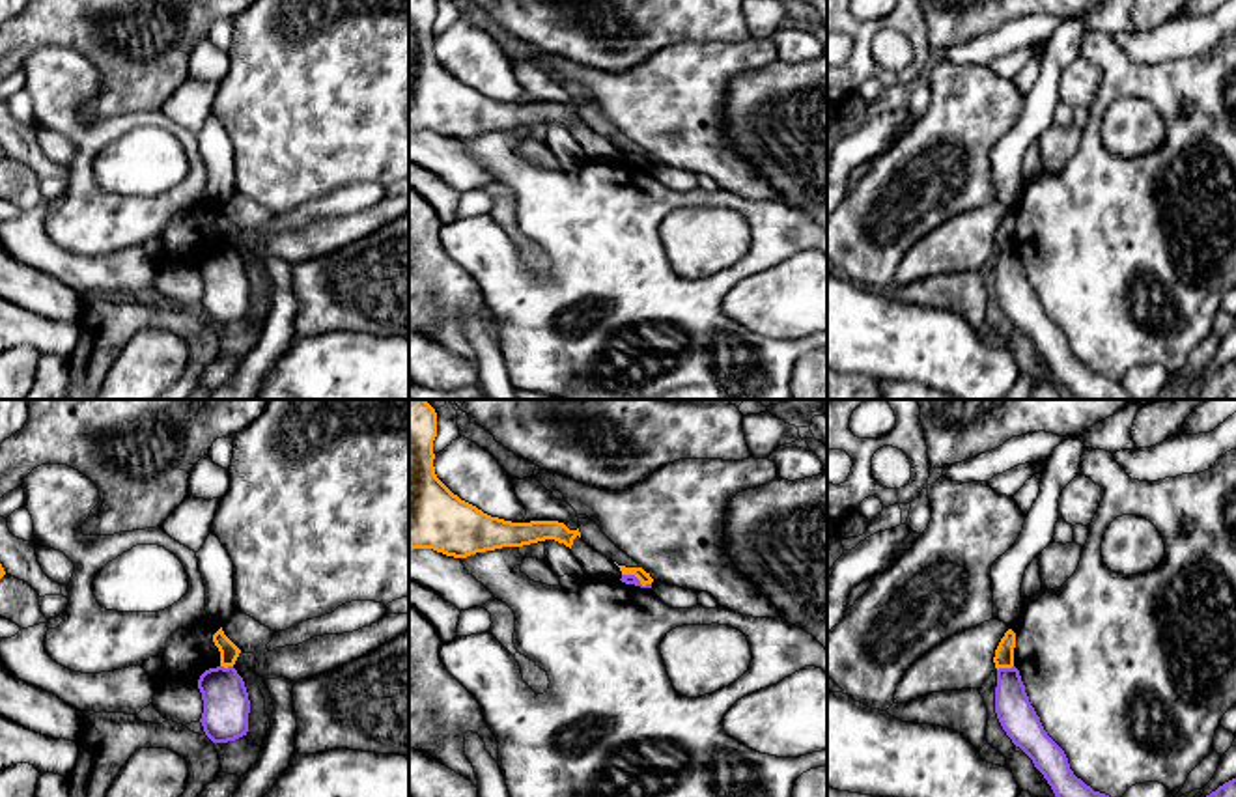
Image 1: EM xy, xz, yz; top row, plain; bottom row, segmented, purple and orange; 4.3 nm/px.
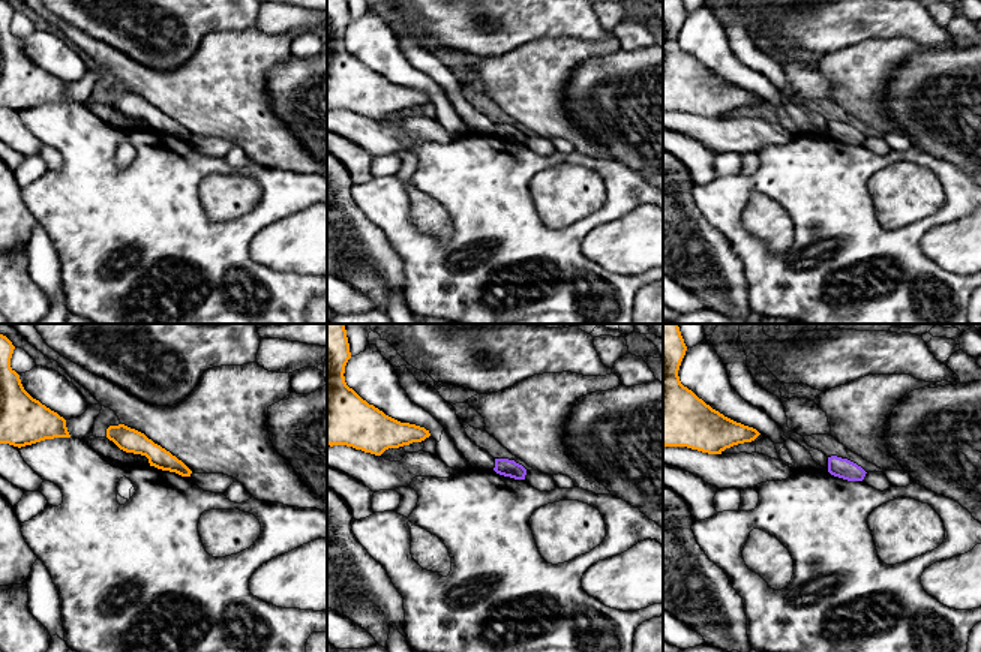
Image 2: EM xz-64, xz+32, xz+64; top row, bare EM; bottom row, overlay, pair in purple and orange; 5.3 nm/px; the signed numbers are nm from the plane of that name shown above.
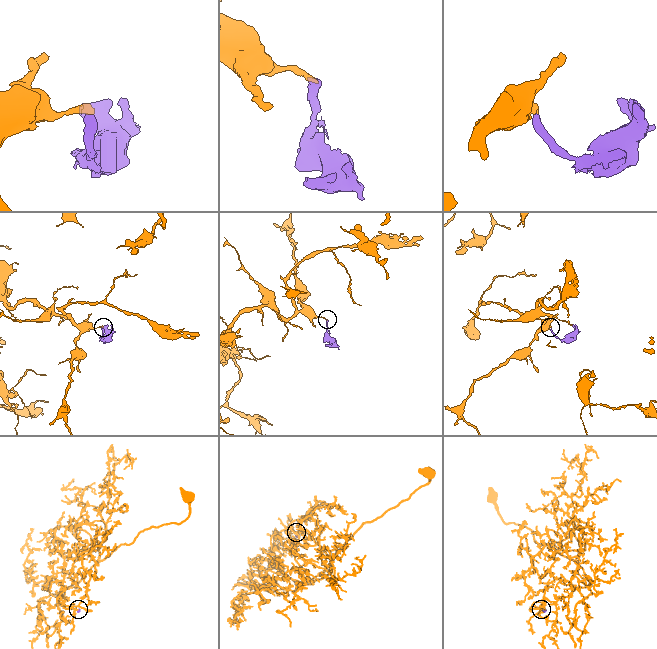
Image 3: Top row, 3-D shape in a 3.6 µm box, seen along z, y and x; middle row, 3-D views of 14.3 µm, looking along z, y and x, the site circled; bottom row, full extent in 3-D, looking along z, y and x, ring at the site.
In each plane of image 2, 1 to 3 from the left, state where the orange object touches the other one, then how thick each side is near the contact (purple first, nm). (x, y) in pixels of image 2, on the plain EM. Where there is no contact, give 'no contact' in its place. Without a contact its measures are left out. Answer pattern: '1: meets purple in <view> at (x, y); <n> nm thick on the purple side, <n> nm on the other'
1: no contact
2: no contact
3: no contact

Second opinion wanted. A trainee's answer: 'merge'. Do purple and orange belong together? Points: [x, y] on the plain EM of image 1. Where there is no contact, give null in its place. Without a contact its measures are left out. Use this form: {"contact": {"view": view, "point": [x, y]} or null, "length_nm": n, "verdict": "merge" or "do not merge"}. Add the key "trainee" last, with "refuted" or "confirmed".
{"contact": {"view": "yz", "point": [1005, 251]}, "length_nm": 80, "verdict": "do not merge", "trainee": "refuted"}

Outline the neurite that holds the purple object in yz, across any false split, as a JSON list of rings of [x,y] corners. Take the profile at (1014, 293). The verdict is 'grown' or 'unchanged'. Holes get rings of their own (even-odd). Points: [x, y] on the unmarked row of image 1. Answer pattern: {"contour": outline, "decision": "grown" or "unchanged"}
{"contour": [[[1016,248],[997,252],[995,295],[1012,325],[1044,357],[1064,394],[1077,399],[1131,399],[1120,383],[1094,373],[1074,357],[1064,332],[1047,317],[1031,287]]], "decision": "unchanged"}

